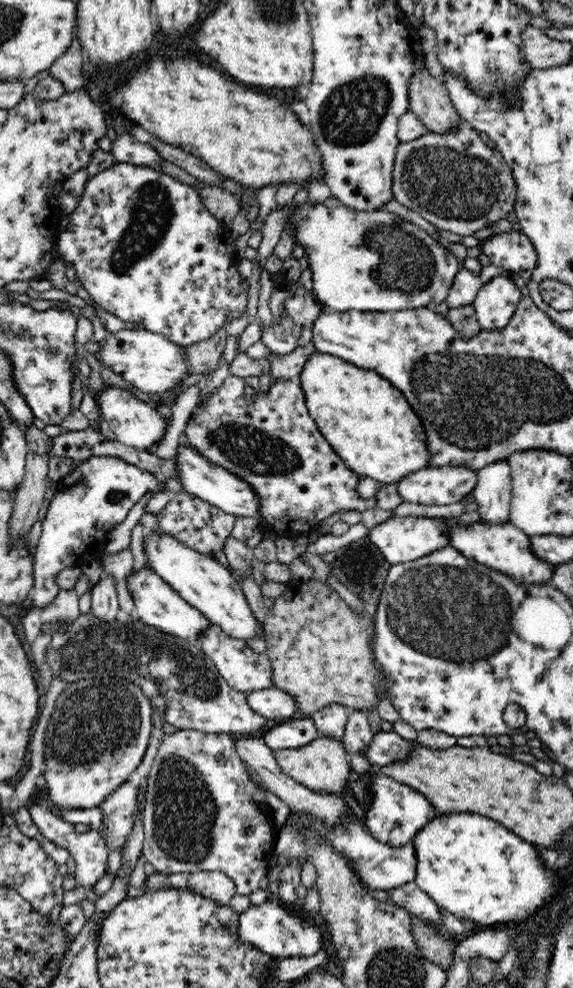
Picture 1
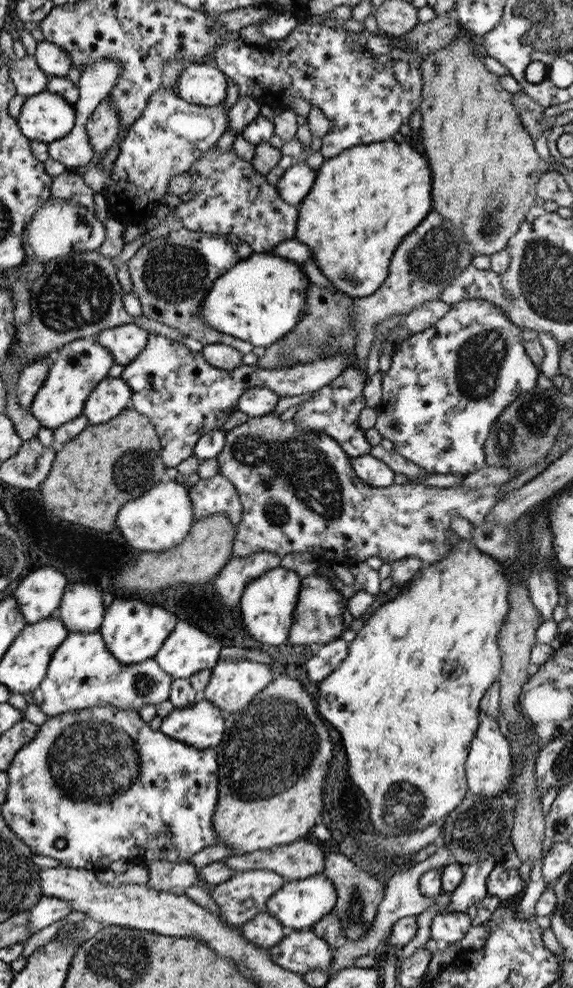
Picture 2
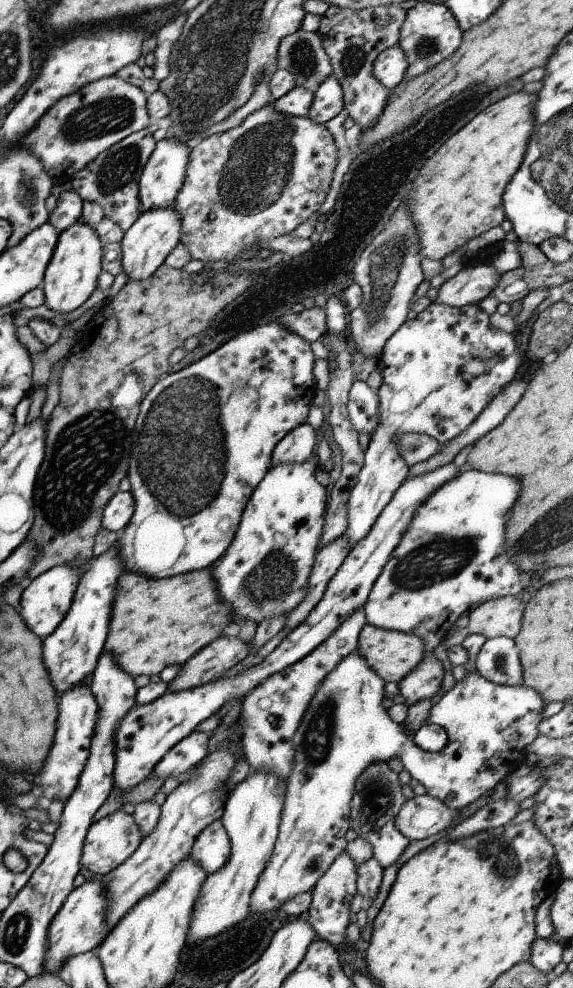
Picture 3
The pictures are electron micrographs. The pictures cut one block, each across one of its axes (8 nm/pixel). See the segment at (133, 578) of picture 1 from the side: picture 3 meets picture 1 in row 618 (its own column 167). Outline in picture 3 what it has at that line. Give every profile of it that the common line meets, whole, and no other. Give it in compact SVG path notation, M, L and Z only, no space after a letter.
M164 138L154 144L154 151L149 155L138 180L138 201L142 207L141 213L172 206L175 195L183 182L190 150L187 144L173 138Z

